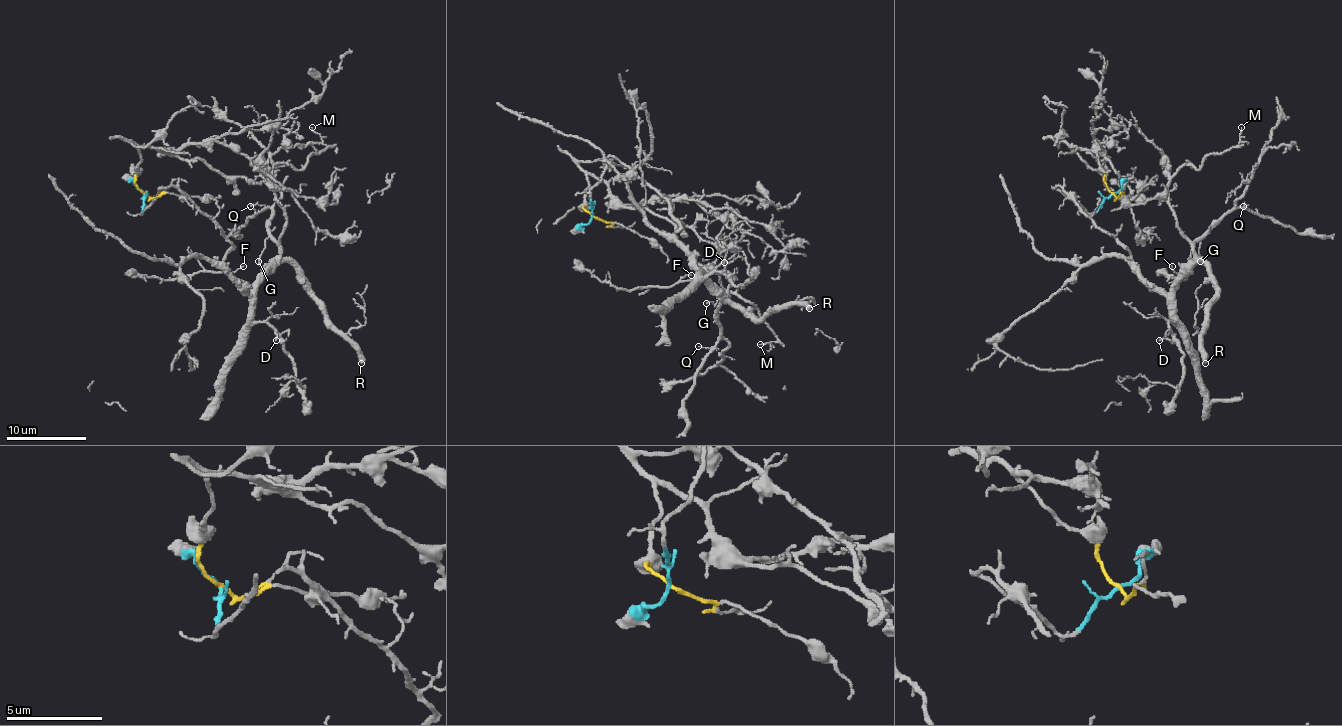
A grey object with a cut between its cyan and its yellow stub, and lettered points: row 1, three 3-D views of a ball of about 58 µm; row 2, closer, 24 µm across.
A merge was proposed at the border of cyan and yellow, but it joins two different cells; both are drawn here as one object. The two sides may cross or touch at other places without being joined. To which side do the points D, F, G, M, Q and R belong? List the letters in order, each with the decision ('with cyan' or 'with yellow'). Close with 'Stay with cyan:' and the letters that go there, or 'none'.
D: with cyan
F: with cyan
G: with cyan
M: with cyan
Q: with cyan
R: with cyan
Stay with cyan: D, F, G, M, Q, R

